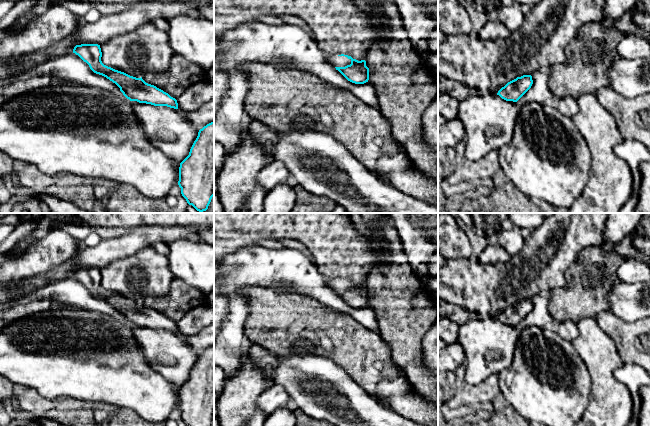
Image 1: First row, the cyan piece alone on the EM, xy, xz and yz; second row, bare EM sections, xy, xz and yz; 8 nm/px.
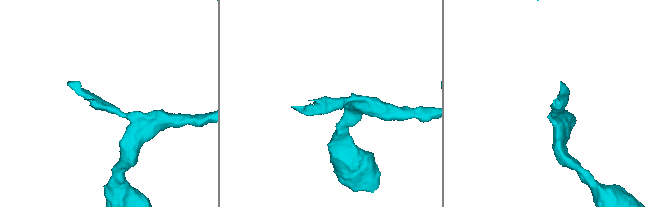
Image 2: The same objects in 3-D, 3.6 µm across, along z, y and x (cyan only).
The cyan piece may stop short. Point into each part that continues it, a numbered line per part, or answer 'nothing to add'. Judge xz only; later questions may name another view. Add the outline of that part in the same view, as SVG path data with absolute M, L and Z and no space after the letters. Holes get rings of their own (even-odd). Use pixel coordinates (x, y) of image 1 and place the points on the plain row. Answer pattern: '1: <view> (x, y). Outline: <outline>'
1: xz (337, 285). Outline: M334 279L328 282L328 286L334 291L345 291L351 288L351 283L348 283L345 280Z

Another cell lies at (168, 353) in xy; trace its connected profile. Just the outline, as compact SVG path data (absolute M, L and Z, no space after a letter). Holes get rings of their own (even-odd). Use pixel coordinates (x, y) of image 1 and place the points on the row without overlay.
M146 327L133 328L133 335L153 370L179 387L189 379L199 354L184 336Z

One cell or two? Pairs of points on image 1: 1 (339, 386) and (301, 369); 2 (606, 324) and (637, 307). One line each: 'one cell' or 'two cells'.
1: one cell
2: two cells

